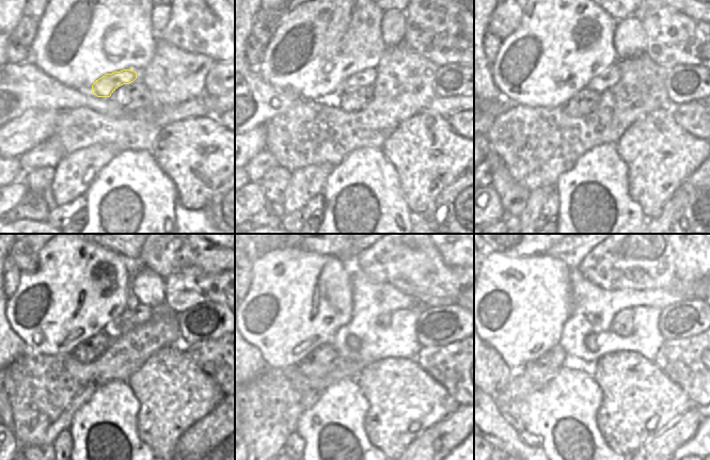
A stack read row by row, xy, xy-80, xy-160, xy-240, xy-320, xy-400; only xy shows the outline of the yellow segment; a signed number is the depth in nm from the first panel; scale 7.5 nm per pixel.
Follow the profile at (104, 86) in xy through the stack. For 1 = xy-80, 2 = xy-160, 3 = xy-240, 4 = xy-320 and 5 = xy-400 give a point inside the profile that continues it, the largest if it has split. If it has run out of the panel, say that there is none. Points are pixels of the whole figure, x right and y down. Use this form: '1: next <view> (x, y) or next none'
1: next xy-80 (366, 77)
2: next xy-160 (611, 76)
3: next xy-240 (131, 317)
4: next xy-320 (383, 320)
5: next xy-400 (622, 323)

